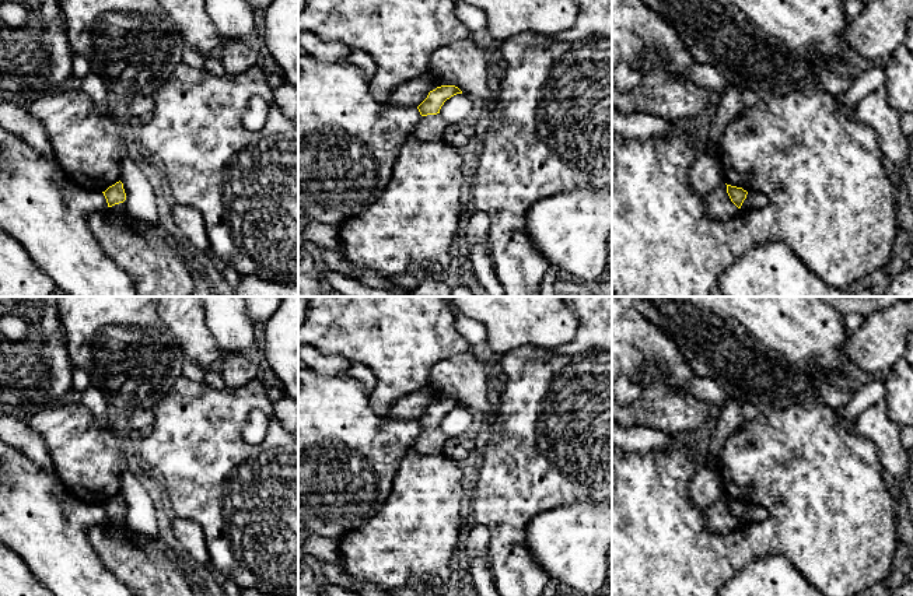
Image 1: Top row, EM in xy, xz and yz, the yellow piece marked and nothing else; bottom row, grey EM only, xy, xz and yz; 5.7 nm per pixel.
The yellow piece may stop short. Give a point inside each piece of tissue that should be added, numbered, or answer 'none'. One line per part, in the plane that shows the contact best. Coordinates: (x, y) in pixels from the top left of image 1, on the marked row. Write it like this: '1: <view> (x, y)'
none

